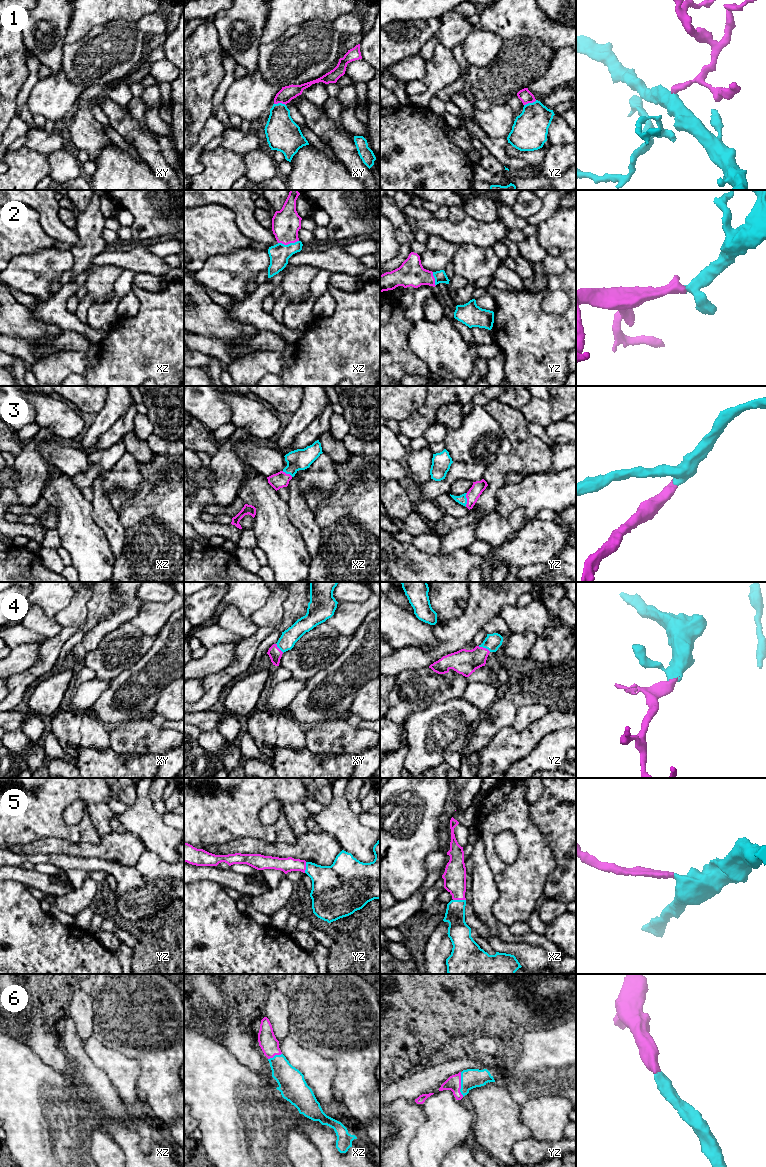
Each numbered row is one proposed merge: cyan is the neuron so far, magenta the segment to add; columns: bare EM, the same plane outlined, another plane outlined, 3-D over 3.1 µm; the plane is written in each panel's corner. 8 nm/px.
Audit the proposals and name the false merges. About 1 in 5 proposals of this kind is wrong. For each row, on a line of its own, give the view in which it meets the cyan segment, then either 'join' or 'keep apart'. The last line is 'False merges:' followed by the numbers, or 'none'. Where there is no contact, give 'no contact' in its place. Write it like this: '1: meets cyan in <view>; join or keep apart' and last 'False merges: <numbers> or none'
1: meets cyan in yz; join
2: meets cyan in xz; join
3: meets cyan in yz; join
4: meets cyan in yz; join
5: meets cyan in xz; join
6: meets cyan in yz; join
False merges: none

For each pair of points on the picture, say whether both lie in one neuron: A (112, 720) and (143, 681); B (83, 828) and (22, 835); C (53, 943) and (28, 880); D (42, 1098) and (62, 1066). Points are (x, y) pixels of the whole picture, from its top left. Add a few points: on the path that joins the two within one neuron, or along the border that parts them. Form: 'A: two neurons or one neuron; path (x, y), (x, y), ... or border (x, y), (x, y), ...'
A: one neuron; path (125, 714), (131, 714), (138, 709), (140, 694)
B: one neuron; path (68, 830), (37, 830)
C: two neurons; border (10, 880), (21, 882), (25, 886)
D: two neurons; border (39, 1057), (51, 1067)

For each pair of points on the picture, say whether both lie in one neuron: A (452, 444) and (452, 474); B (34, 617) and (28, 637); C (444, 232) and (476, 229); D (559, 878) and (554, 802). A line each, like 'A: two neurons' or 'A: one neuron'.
A: two neurons
B: two neurons
C: one neuron
D: one neuron

